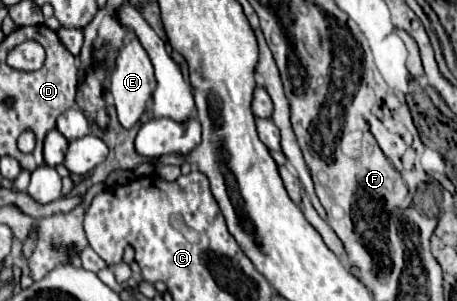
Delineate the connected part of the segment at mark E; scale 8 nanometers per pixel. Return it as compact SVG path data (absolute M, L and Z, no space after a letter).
M132 37L126 45L120 47L120 51L114 59L114 69L110 73L110 93L114 97L114 105L116 105L122 127L130 129L142 117L148 101L152 99L154 89L156 89L156 81L154 81L154 69L148 59L148 53L140 45L140 41L136 37Z

